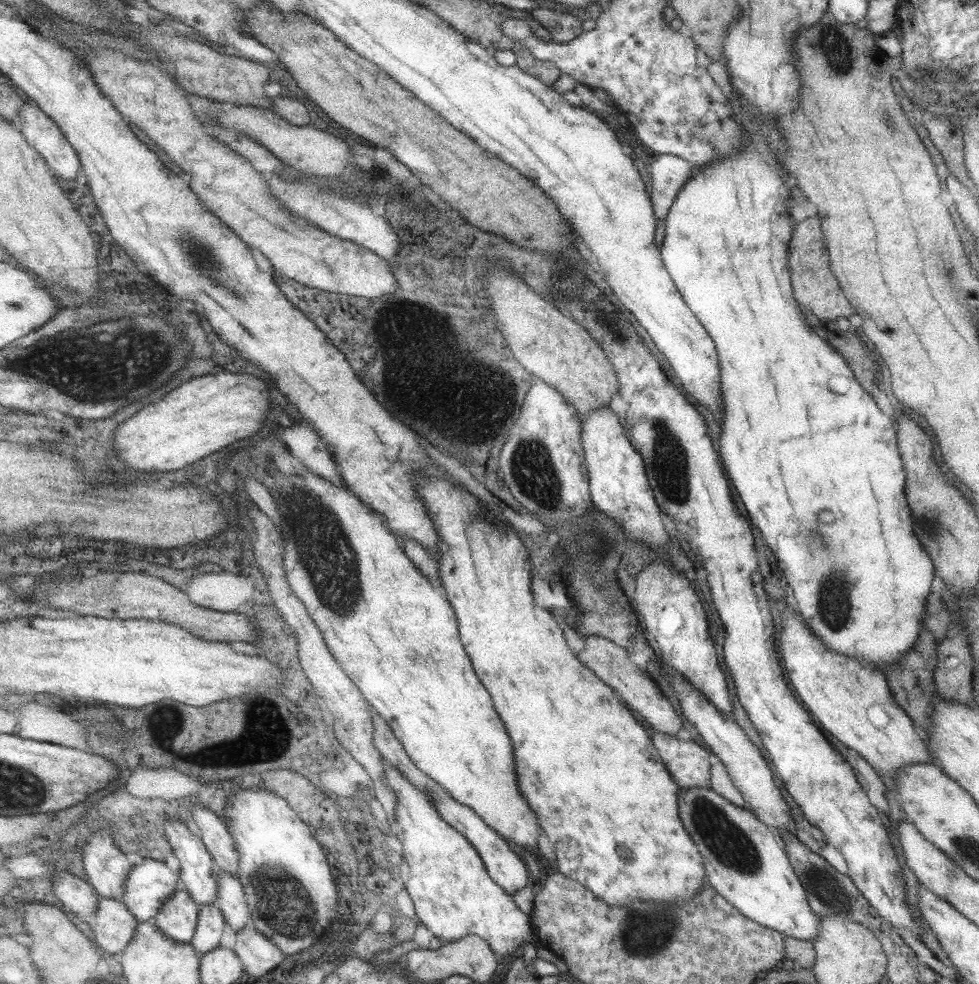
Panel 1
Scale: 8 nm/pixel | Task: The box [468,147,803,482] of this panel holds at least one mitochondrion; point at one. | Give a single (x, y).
(619, 337)

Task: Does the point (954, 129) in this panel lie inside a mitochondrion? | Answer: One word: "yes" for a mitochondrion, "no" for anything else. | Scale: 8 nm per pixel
no

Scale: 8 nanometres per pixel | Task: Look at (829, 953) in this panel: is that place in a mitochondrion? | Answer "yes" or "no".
no

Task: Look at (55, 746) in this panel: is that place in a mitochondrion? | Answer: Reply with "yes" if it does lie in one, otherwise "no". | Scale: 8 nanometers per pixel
no

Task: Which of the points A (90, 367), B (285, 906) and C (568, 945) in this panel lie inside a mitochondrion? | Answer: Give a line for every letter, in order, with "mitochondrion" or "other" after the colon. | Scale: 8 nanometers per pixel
A: mitochondrion
B: mitochondrion
C: other

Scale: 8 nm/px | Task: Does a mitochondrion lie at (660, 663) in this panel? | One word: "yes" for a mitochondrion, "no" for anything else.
no

